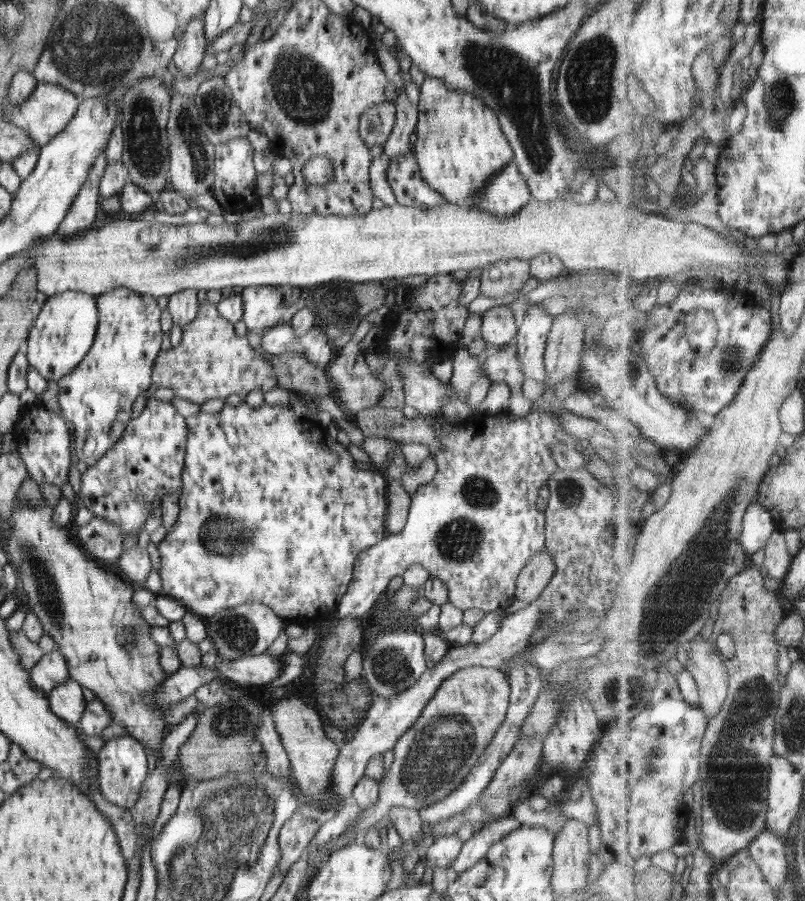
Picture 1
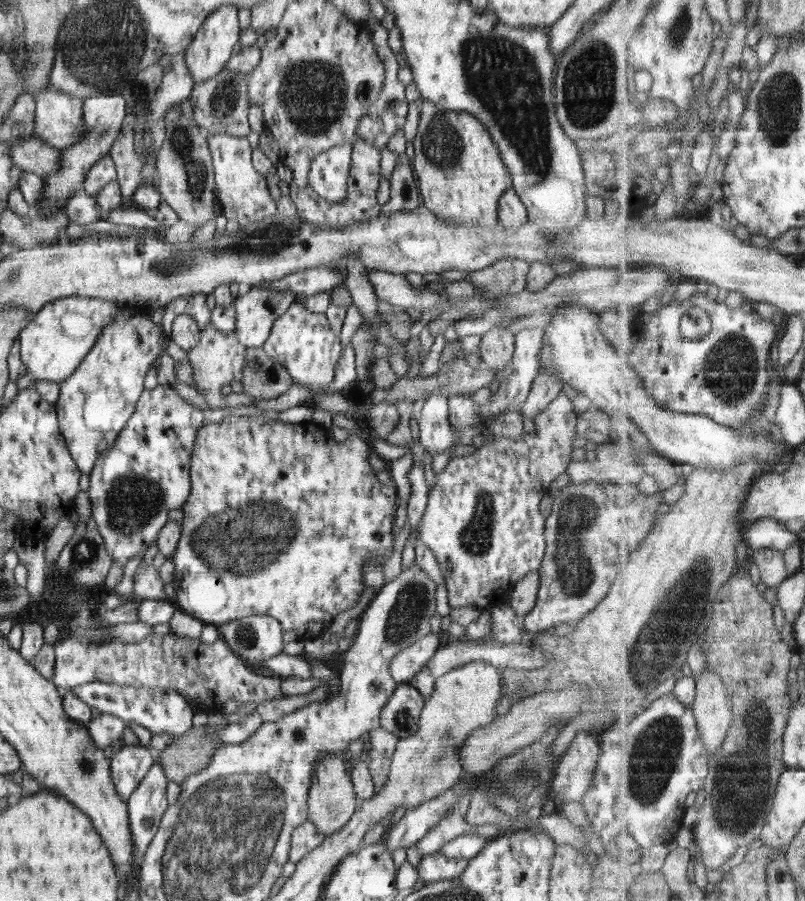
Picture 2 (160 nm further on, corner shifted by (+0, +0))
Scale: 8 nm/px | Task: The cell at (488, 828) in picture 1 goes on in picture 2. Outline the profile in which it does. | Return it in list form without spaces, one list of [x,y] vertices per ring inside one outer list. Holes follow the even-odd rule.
[[[440,851],[429,855],[424,855],[418,863],[418,876],[424,884],[455,879],[462,874],[467,867],[468,860],[449,859],[441,854]]]

